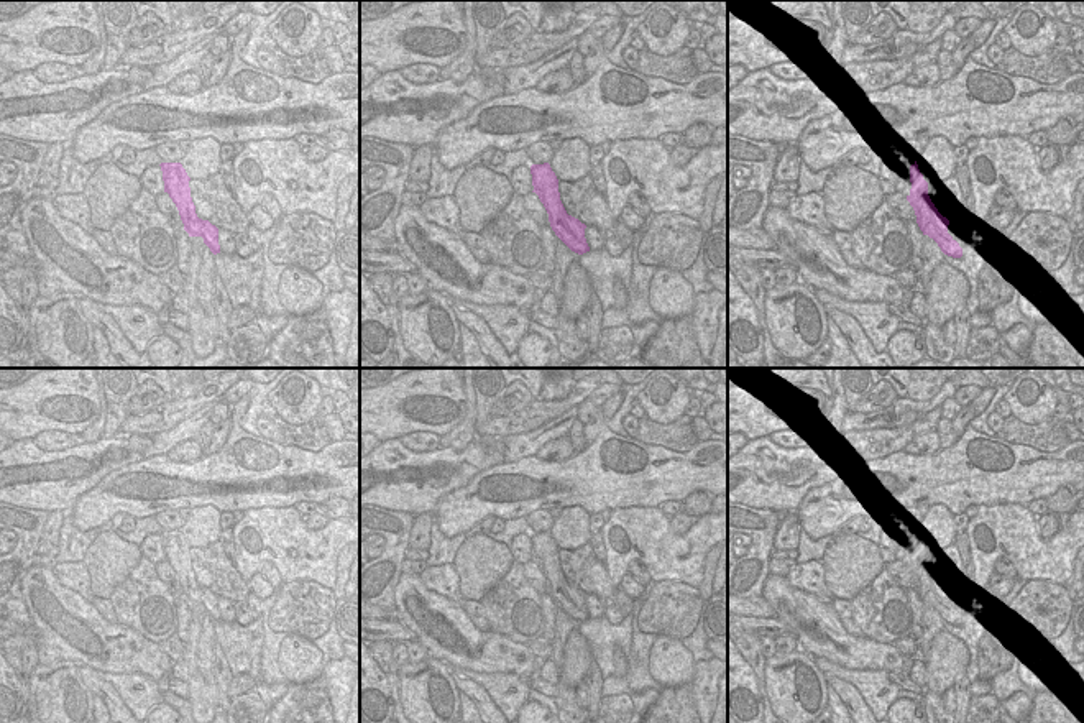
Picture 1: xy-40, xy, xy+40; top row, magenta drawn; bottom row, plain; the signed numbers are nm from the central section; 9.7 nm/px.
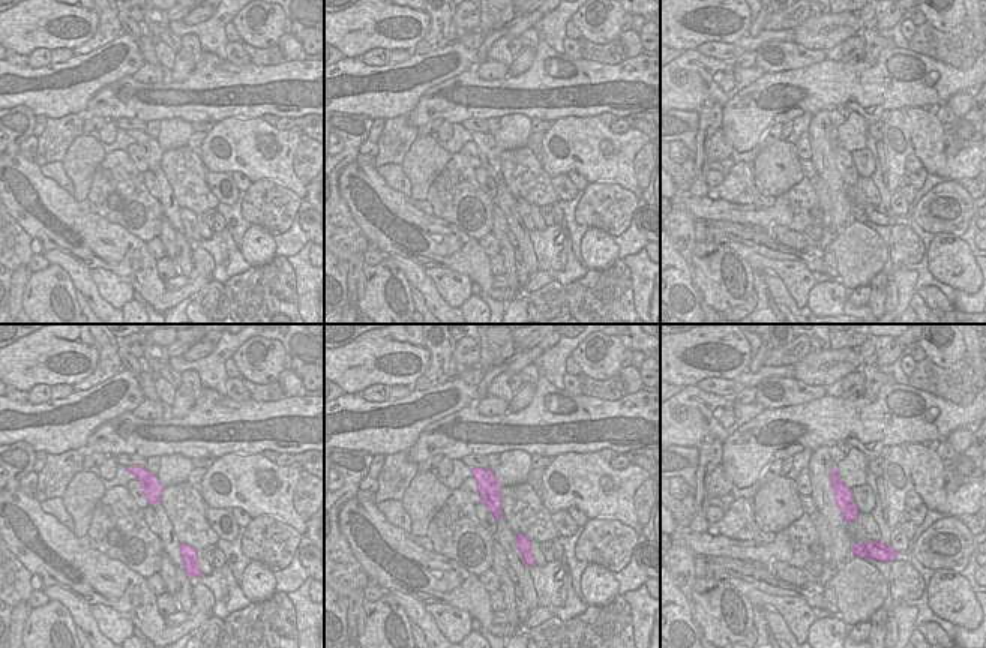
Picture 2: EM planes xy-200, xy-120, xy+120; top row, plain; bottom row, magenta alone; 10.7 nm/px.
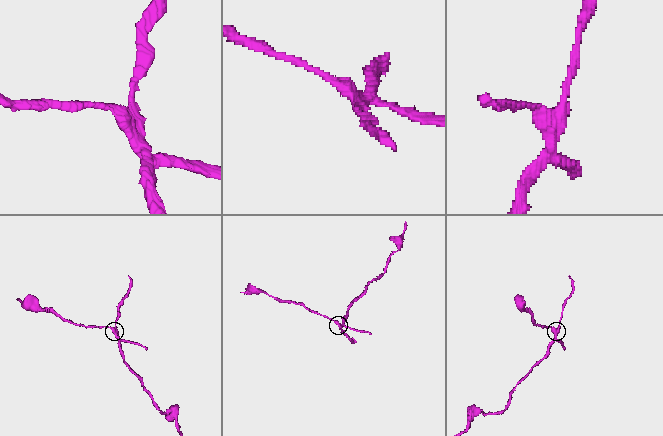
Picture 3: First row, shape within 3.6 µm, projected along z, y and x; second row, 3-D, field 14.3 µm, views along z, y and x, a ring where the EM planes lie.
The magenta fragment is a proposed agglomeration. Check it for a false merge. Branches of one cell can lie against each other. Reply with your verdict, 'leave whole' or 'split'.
split

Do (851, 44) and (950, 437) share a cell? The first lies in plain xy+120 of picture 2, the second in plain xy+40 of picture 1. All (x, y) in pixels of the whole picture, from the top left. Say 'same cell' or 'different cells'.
different cells

